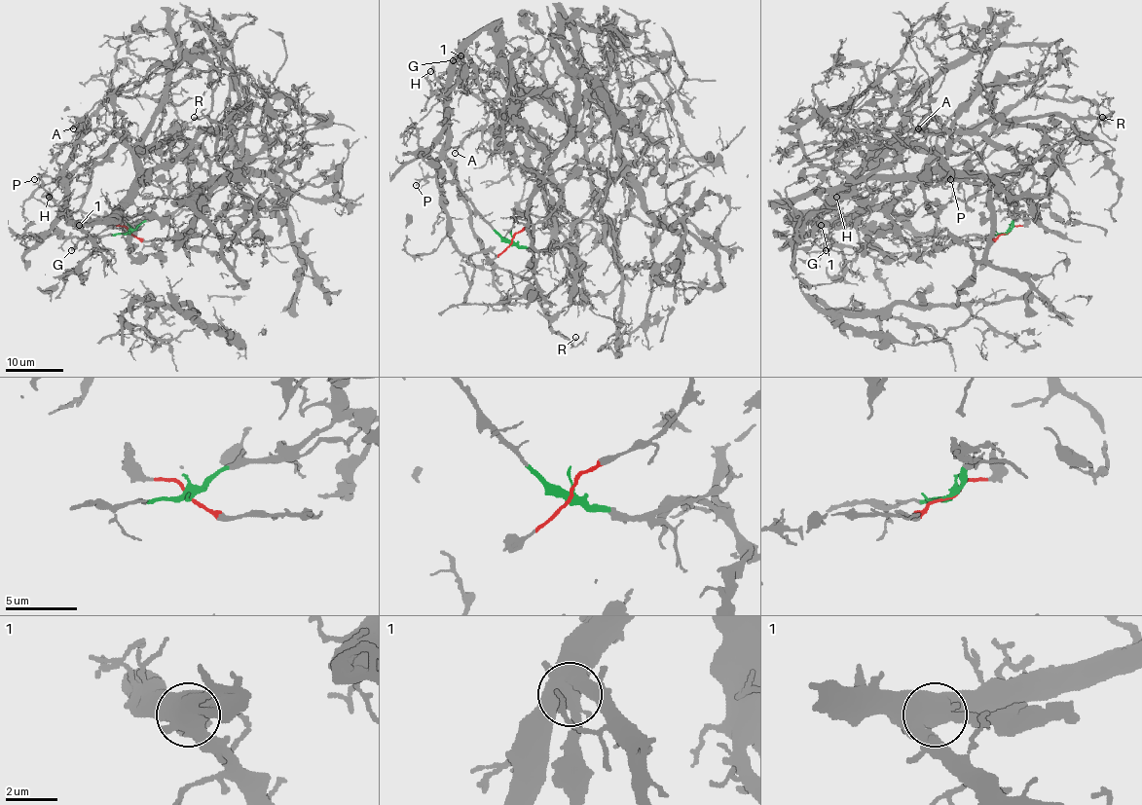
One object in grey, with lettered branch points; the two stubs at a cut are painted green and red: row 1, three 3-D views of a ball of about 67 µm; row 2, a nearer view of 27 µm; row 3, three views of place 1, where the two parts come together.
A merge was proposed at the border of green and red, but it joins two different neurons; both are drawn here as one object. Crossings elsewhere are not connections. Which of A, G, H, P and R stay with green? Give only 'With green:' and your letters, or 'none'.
With green: A, G, H, P, R

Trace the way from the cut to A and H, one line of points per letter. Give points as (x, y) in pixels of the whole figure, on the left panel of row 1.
A: (129, 233), (47, 232), (65, 209), (74, 220), (104, 220), (136, 175), (109, 102), (73, 128)
H: (129, 233), (64, 237), (47, 232), (62, 209), (48, 197)

